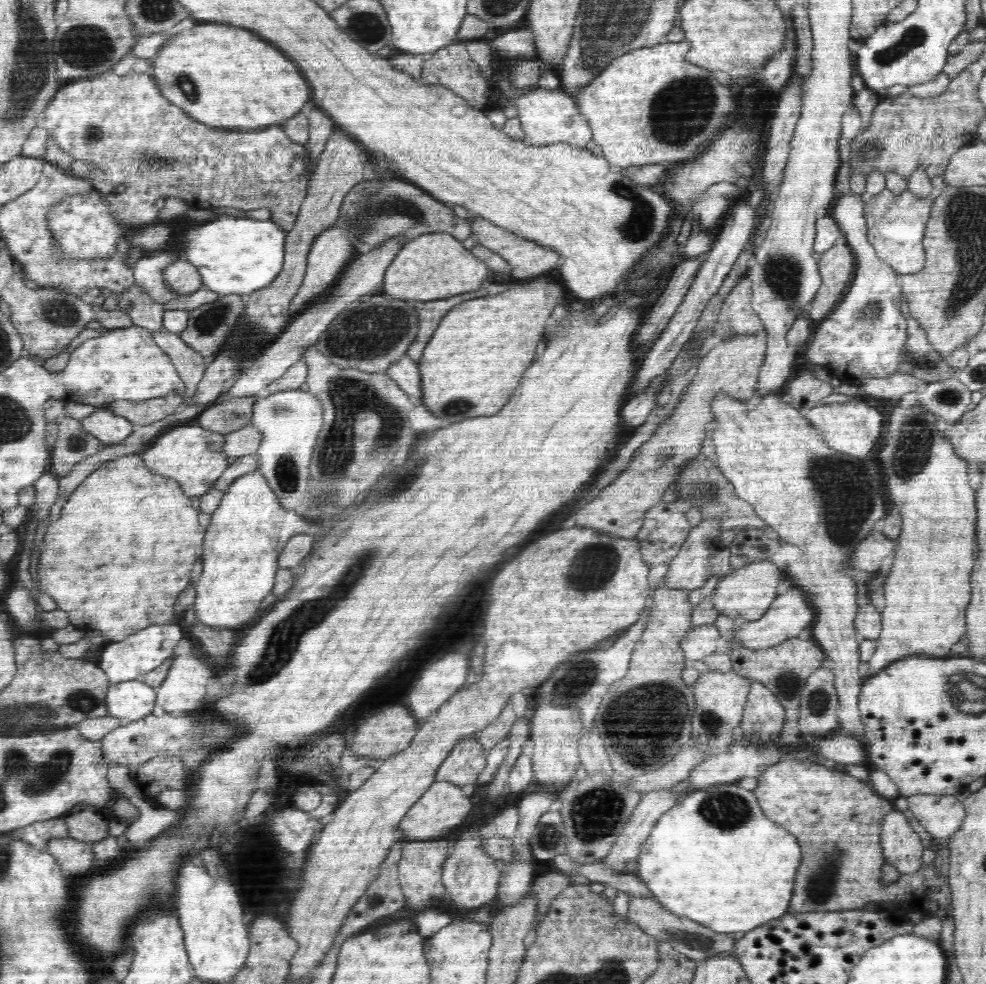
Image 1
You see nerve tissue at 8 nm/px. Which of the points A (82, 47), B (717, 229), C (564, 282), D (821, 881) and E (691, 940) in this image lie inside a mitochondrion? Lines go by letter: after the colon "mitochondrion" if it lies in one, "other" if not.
A: mitochondrion
B: other
C: other
D: mitochondrion
E: mitochondrion

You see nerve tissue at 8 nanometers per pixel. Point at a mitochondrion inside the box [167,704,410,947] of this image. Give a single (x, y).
(381, 934)

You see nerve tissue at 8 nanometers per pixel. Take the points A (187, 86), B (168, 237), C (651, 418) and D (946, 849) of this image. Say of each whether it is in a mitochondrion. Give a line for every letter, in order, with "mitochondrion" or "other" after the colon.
A: mitochondrion
B: other
C: other
D: other

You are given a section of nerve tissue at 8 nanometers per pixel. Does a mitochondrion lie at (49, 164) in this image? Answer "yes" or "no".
no

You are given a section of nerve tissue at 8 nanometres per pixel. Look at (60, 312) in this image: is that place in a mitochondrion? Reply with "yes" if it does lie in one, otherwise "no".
yes

